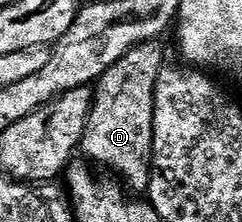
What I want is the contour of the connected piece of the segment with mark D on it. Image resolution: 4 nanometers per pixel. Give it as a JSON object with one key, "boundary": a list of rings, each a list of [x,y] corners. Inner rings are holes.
{"boundary":[[[159,40],[137,44],[129,52],[125,52],[125,56],[121,56],[121,60],[117,60],[117,64],[113,64],[113,68],[109,68],[100,76],[99,81],[93,86],[91,112],[87,121],[87,128],[83,133],[82,157],[96,167],[104,166],[105,169],[112,170],[116,174],[112,175],[128,191],[139,196],[147,194],[147,189],[151,183],[155,93],[157,92],[157,78],[161,76],[161,68],[165,64],[163,44]]]}

